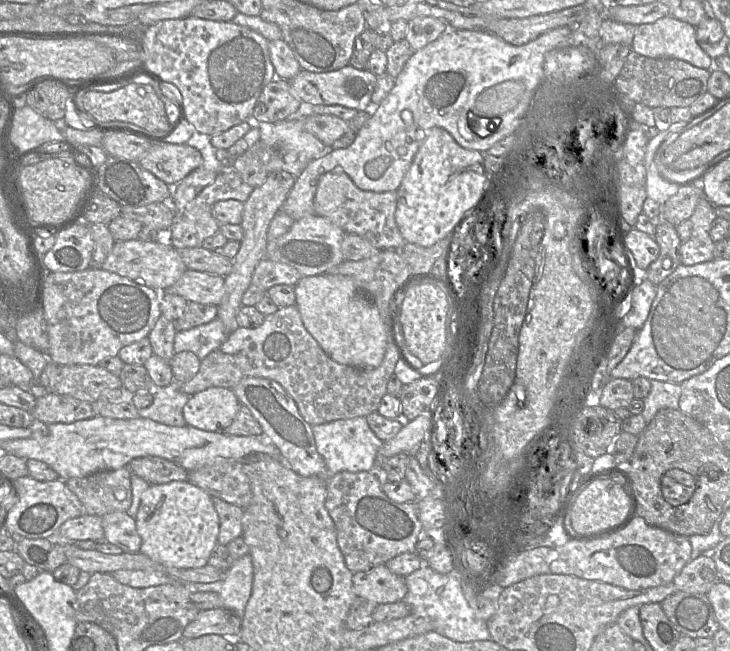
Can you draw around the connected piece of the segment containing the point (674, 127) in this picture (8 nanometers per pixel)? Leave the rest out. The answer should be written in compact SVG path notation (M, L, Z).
M656 120L658 133L649 139L645 153L645 167L647 170L646 192L647 197L658 202L661 206L675 195L682 183L682 174L677 174L666 168L661 162L656 162L656 155L660 151L660 144L672 133L681 135L694 126L690 122L661 122Z

